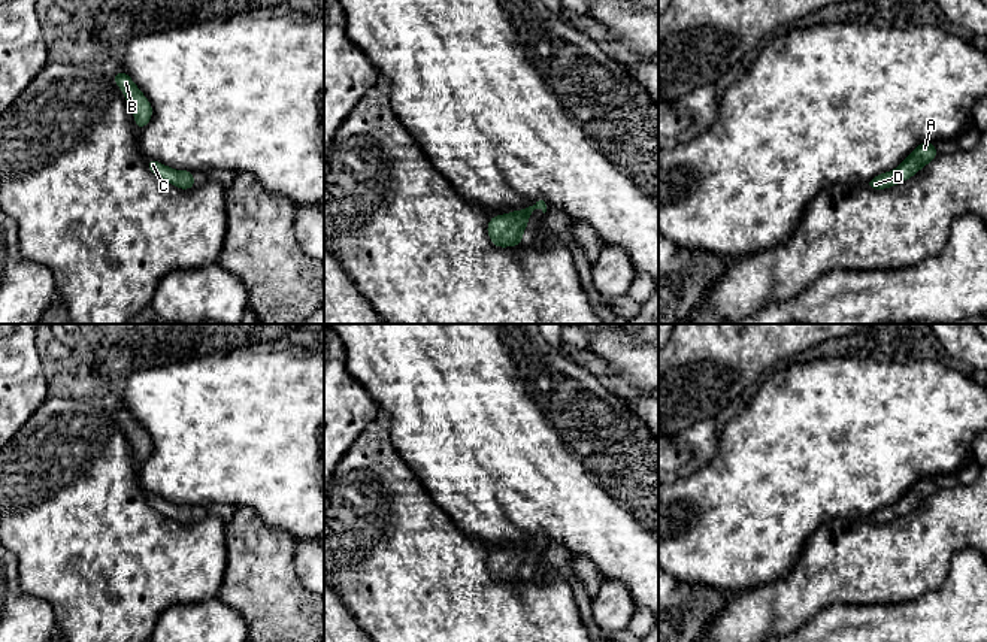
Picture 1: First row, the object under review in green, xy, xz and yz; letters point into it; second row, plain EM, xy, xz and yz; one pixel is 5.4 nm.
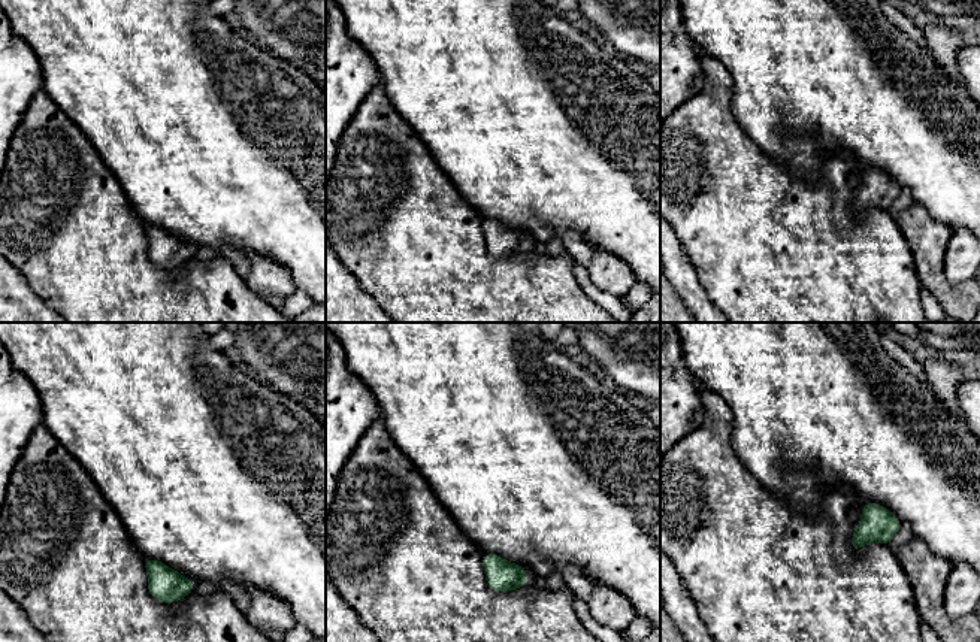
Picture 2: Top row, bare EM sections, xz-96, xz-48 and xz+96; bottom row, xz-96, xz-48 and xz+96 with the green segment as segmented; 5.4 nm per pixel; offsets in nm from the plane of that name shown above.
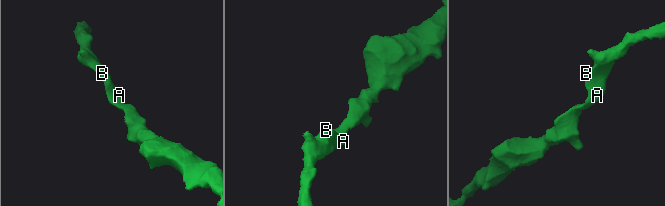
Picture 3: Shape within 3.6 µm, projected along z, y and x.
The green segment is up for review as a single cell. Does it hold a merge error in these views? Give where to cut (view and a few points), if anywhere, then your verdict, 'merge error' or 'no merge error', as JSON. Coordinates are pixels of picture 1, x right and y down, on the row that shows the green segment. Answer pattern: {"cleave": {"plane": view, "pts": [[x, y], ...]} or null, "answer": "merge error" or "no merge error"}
{"cleave": null, "answer": "no merge error"}

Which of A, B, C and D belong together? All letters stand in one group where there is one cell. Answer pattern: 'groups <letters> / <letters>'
groups A B C D

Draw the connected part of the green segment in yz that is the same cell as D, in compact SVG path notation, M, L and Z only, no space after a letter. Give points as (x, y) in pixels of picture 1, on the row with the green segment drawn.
M921 142L894 170L881 173L865 185L874 190L894 187L912 178L938 155L933 142Z

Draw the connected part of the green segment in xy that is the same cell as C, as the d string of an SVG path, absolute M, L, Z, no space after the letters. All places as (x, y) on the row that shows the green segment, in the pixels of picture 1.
M146 160L149 170L164 182L170 182L181 190L194 188L194 175L190 170L175 170L155 160Z

